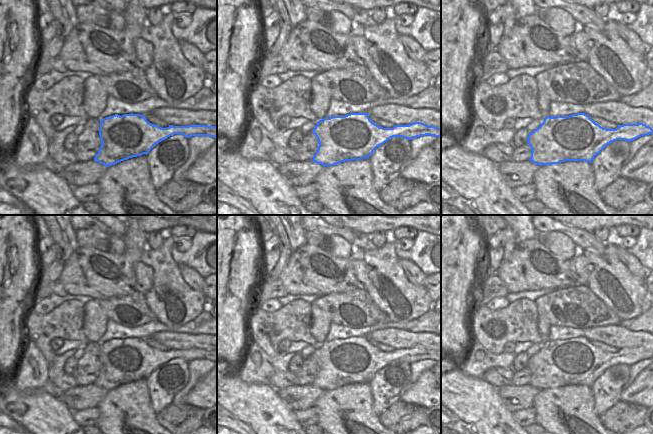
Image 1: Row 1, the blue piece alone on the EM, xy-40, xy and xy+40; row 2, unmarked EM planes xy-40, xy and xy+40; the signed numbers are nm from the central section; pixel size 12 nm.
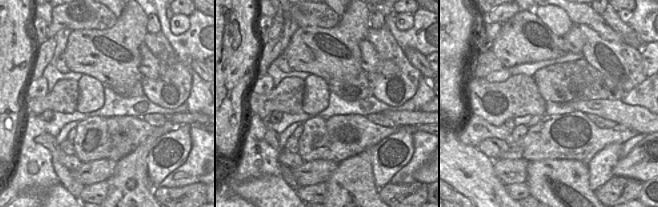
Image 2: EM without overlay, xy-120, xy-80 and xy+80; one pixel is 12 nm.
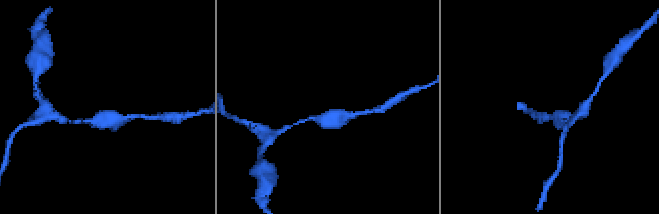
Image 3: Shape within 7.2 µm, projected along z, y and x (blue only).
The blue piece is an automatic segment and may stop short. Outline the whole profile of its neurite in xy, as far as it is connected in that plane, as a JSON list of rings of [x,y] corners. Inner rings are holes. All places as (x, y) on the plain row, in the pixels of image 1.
[[[367,337],[332,340],[317,346],[312,354],[318,363],[318,373],[311,385],[325,390],[368,382],[374,374],[393,361],[408,364],[420,360],[441,360],[441,352],[422,346],[383,352],[373,347]]]

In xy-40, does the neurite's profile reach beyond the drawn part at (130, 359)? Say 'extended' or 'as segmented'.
as segmented

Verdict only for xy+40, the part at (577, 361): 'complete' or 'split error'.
complete

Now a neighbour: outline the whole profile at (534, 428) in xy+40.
[[[537,423],[529,425],[524,429],[528,434],[543,434],[545,431],[544,428],[538,425]]]

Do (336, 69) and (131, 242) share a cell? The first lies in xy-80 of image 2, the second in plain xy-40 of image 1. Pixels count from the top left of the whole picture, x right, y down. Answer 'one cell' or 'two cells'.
one cell

